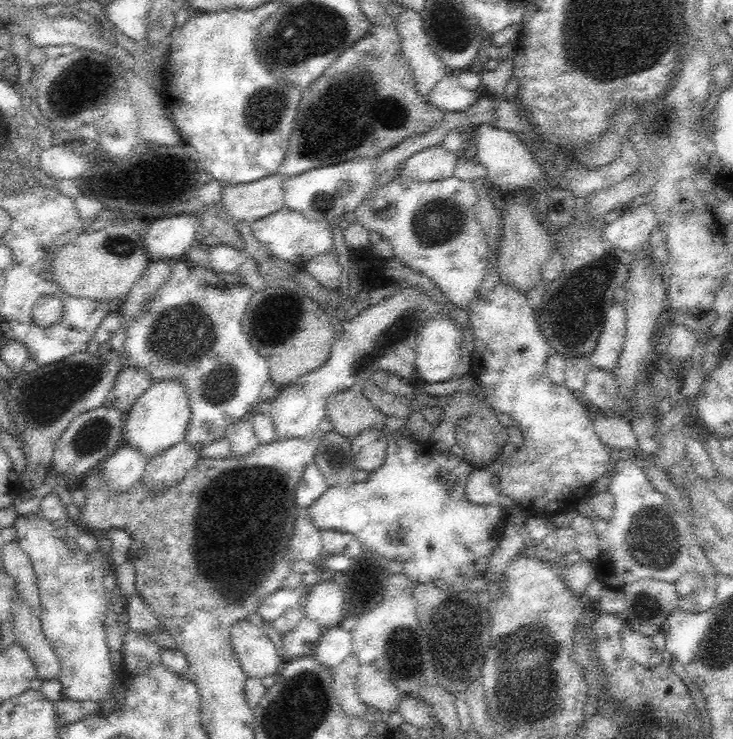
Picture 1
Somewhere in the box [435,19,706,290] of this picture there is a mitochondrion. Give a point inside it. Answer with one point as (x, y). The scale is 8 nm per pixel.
(600, 65)

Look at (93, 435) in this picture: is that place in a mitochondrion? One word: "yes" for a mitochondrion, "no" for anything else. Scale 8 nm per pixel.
yes

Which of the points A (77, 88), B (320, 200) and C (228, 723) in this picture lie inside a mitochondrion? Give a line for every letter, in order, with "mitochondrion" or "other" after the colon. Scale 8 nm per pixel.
A: mitochondrion
B: mitochondrion
C: other

